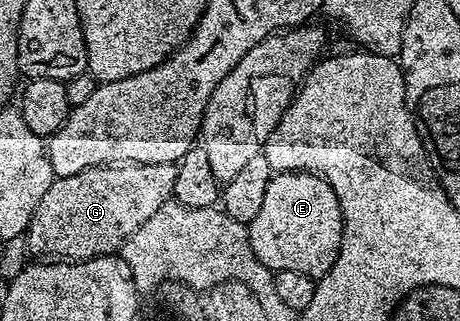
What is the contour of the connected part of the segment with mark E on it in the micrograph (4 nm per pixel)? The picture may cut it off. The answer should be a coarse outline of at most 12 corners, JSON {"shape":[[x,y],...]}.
{"shape":[[270,177],[247,245],[274,272],[320,280],[345,221],[325,178]]}

